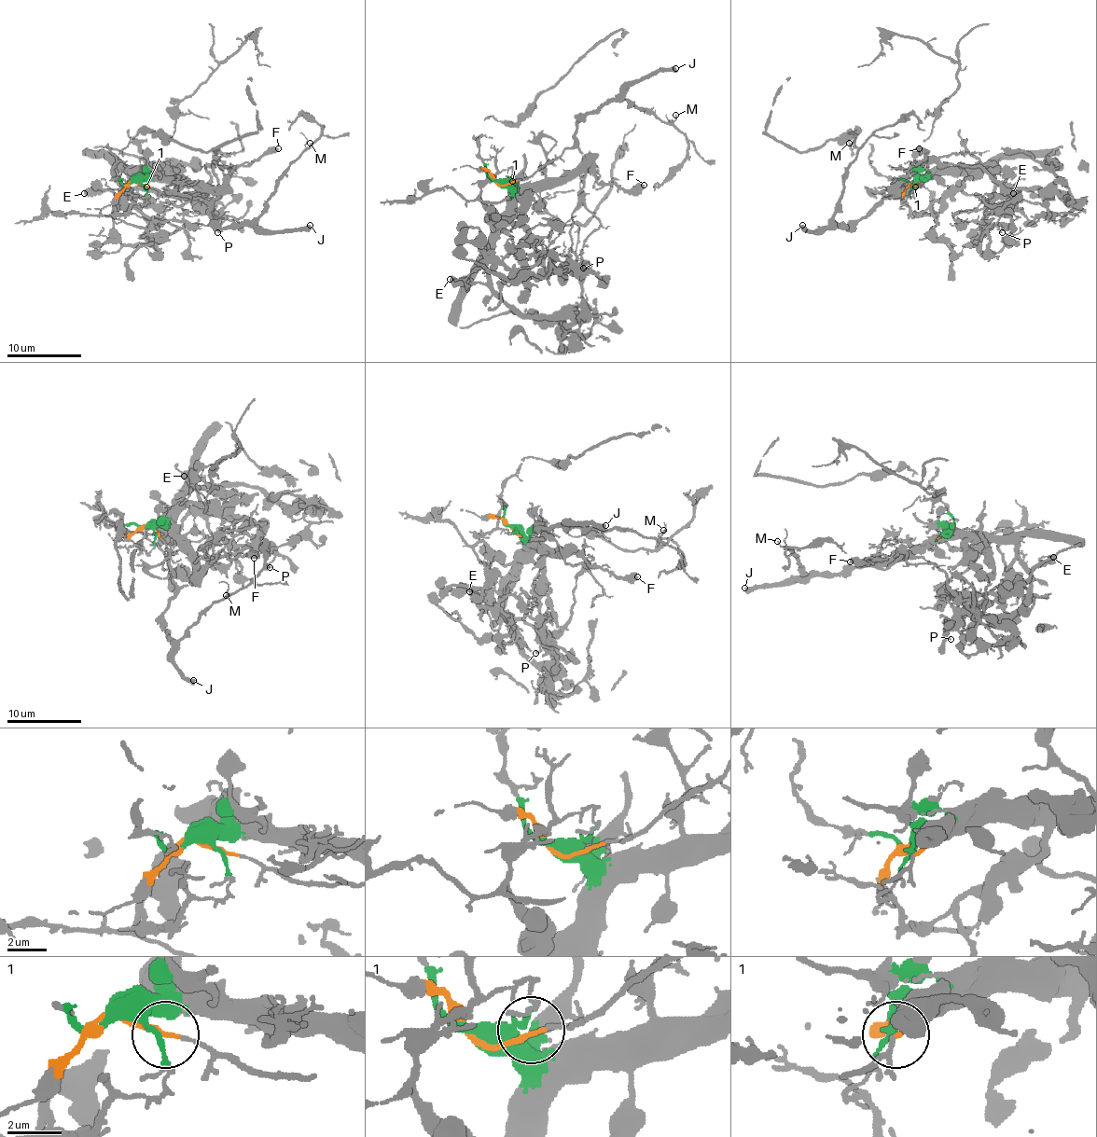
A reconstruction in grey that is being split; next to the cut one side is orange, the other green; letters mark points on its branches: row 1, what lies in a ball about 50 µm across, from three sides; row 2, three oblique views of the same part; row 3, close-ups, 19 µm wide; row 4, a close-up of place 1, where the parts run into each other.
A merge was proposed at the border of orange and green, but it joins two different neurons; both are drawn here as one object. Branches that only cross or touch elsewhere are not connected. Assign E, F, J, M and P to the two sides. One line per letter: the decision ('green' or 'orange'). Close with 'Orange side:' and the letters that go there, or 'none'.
E: green
F: green
J: orange
M: orange
P: green
Orange side: J, M

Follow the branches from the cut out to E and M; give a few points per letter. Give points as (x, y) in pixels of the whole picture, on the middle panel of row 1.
E: (495, 181), (510, 194), (508, 214), (495, 231), (493, 247), (486, 255), (486, 281), (453, 283), (450, 279)
M: (495, 181), (531, 177), (570, 147), (587, 114), (611, 103), (626, 99), (668, 123), (675, 114)

